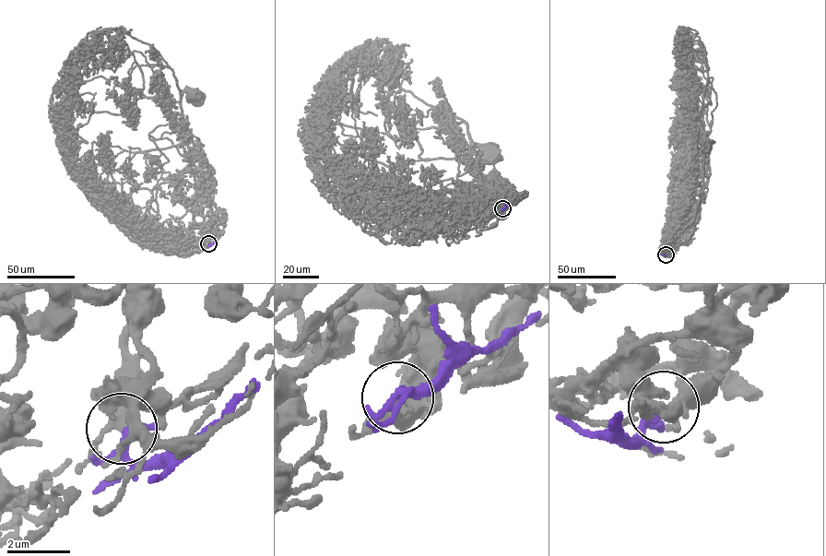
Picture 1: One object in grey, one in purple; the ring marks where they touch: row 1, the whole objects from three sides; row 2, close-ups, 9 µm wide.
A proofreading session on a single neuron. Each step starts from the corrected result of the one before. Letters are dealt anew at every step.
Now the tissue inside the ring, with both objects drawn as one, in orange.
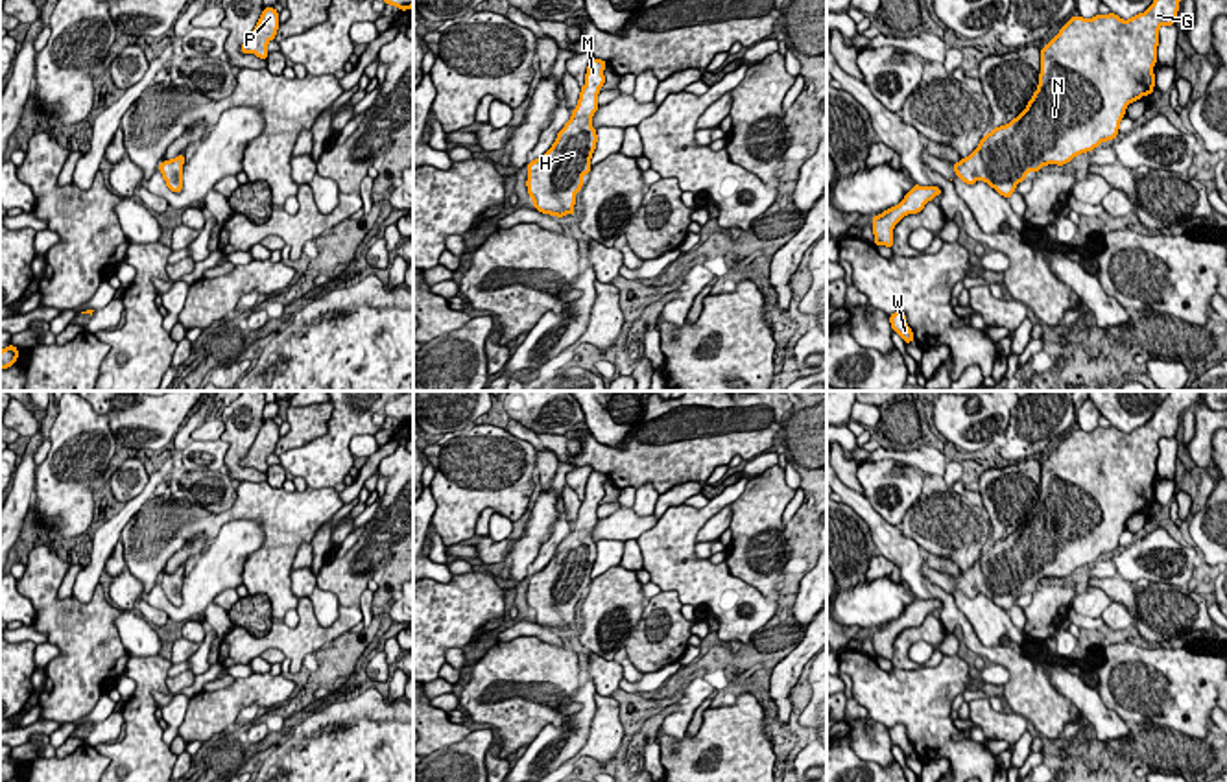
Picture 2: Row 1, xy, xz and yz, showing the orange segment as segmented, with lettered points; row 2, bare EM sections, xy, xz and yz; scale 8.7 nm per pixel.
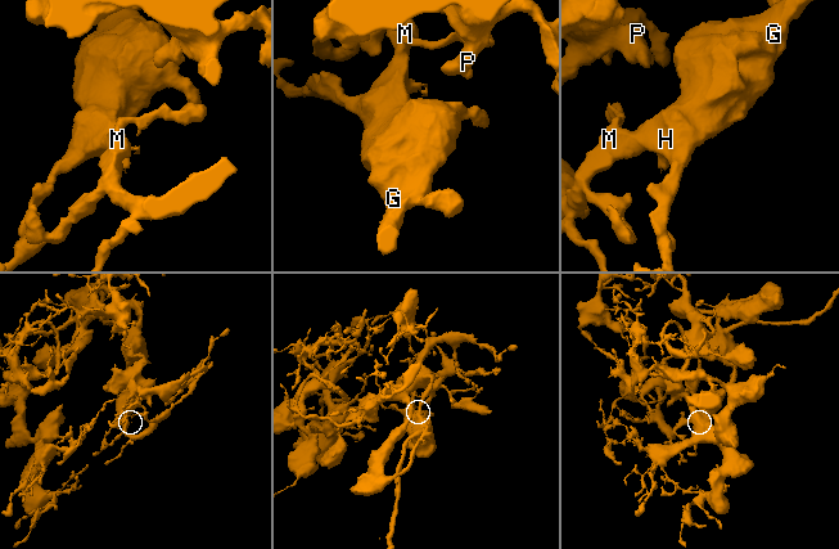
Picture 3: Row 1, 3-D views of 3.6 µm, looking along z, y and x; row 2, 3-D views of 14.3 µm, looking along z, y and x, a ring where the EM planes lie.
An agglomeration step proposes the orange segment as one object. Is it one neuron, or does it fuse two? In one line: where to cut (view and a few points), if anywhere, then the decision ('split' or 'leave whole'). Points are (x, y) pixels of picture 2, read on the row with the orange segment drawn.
cut none; leave whole

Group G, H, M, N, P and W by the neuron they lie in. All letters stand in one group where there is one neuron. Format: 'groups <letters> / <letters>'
groups G H M N P W

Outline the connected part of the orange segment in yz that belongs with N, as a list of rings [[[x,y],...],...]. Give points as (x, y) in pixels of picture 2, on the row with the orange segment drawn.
[[[1153,0],[1144,13],[1129,20],[1114,13],[1068,18],[1041,48],[1039,87],[1026,109],[1009,124],[985,133],[969,157],[952,164],[956,175],[967,184],[983,181],[1009,199],[1028,172],[1039,173],[1048,164],[1065,166],[1102,142],[1114,140],[1126,107],[1153,92],[1159,28],[1175,24],[1177,11],[1179,0]]]

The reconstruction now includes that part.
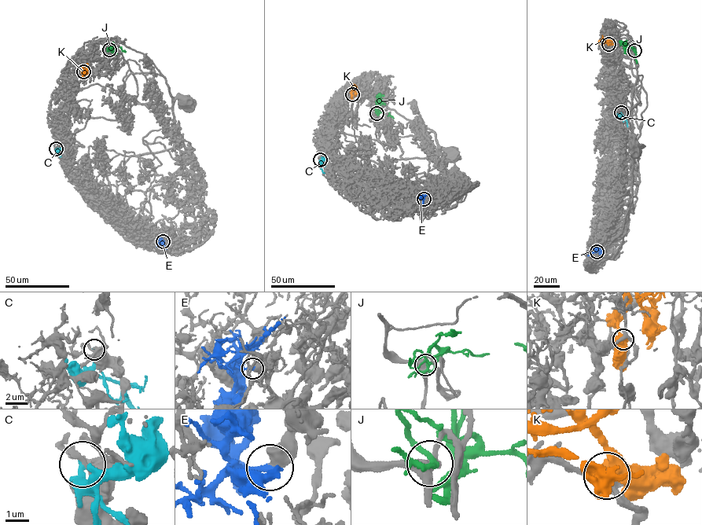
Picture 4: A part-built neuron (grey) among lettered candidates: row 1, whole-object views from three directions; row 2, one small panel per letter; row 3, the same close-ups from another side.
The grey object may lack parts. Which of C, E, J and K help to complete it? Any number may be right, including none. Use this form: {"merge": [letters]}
{"merge": ["E", "K"]}

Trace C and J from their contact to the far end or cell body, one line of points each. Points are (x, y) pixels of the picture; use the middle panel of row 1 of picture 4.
C: (320, 159), (320, 167), (325, 173)
J: (376, 113), (376, 109), (394, 118)

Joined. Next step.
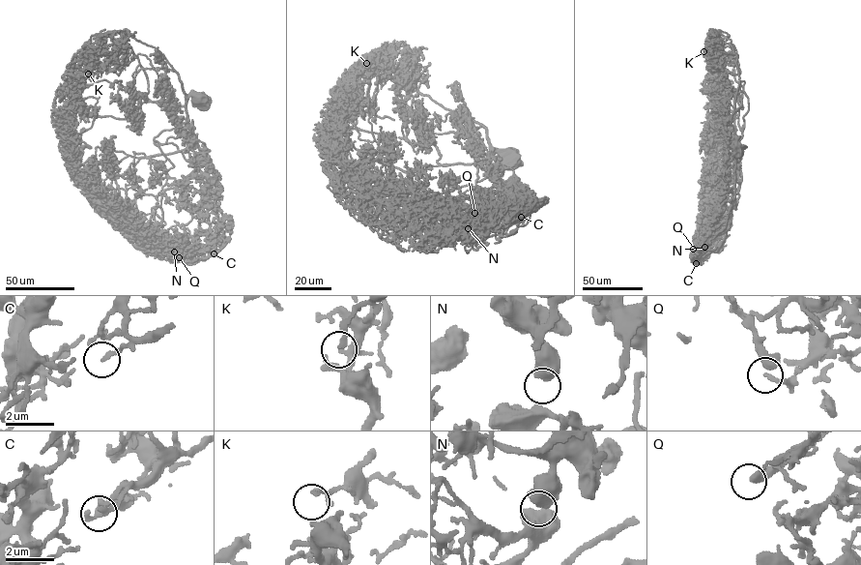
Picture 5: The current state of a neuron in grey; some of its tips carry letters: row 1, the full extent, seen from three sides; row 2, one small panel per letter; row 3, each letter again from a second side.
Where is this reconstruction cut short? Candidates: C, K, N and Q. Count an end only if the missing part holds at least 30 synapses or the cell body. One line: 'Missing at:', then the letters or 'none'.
Missing at: none

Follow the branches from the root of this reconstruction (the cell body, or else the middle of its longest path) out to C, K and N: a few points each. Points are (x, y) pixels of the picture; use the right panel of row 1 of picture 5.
C: (736, 144), (735, 197), (726, 225), (698, 248), (696, 263)
K: (736, 144), (731, 115), (739, 76), (731, 41), (726, 37), (712, 41), (703, 51)
N: (736, 144), (735, 197), (727, 220), (727, 235), (723, 240), (725, 237), (706, 237), (704, 247)

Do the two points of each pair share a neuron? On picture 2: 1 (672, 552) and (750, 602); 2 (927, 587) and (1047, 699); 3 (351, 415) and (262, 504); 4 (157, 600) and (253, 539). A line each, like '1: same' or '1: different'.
1: same
2: same
3: different
4: same

